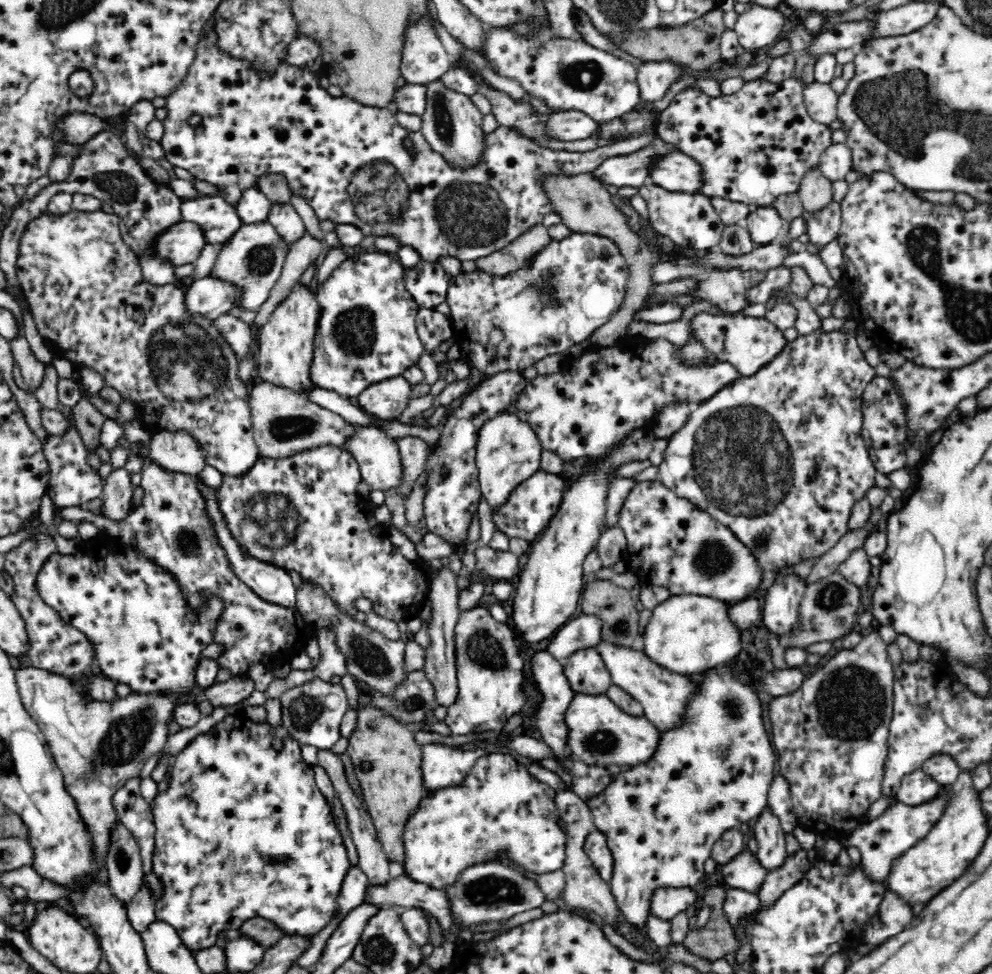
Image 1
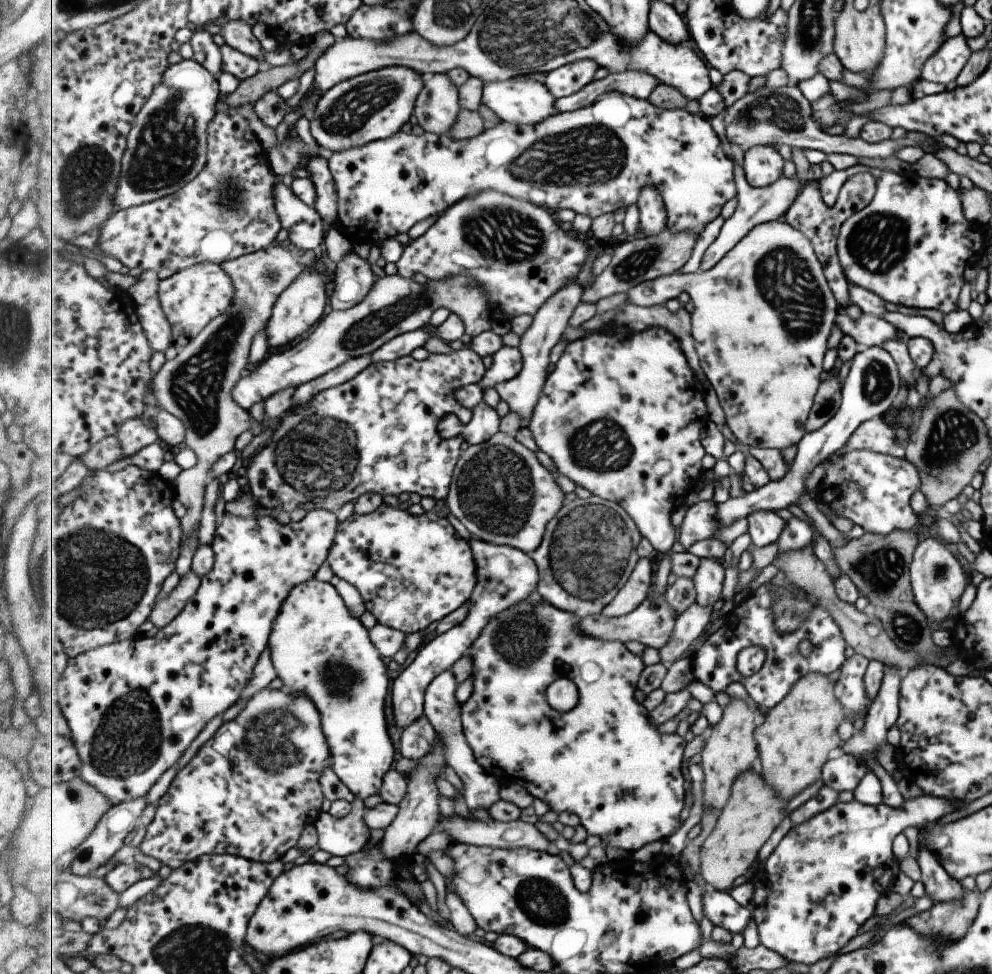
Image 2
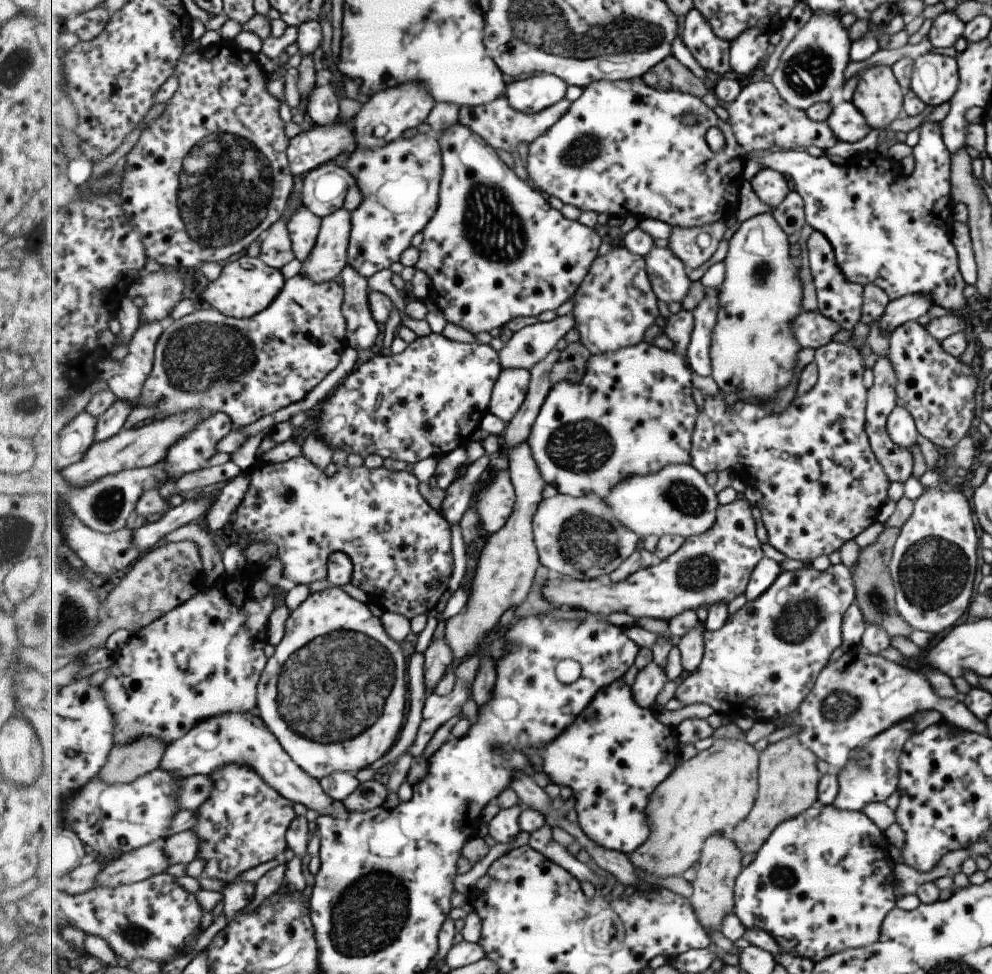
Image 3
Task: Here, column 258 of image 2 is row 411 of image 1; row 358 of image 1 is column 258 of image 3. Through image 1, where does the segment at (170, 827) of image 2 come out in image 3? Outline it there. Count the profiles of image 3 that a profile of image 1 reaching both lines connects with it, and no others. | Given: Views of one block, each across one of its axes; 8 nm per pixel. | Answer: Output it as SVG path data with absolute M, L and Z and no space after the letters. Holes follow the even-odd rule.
M225 763L210 774L214 783L209 797L196 809L198 819L191 829L198 836L197 859L205 861L205 876L223 883L232 883L249 868L275 860L288 848L288 830L298 817L295 803L273 788L254 768L239 763Z

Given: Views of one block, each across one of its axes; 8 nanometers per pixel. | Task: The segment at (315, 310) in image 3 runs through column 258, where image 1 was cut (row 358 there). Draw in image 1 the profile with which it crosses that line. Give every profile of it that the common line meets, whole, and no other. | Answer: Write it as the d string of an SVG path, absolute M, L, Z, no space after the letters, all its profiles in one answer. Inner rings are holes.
M353 251L352 255L343 260L338 268L332 271L332 274L326 279L324 284L314 287L315 299L318 302L318 323L316 330L316 338L314 340L316 345L316 352L314 360L312 360L312 381L316 383L318 388L326 390L334 390L343 397L355 396L358 397L363 393L368 386L376 384L381 380L392 378L395 375L401 375L405 370L411 366L417 365L420 362L420 356L424 354L424 345L417 333L416 318L419 312L417 302L412 300L410 293L406 290L403 277L404 267L397 261L397 259L385 252L376 252L373 254L361 254L359 251Z

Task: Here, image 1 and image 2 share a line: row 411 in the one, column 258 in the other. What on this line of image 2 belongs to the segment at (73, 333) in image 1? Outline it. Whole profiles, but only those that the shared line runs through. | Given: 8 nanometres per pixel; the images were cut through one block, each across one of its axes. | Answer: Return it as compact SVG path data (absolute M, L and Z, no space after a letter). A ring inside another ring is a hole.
M218 112L209 127L208 150L204 171L179 192L117 211L101 229L99 246L103 255L116 258L129 269L140 267L143 271L158 271L165 266L173 268L176 273L201 263L223 265L225 261L275 245L277 234L284 228L276 207L275 186L279 178L272 169L267 150L251 130L249 120L239 112Z

